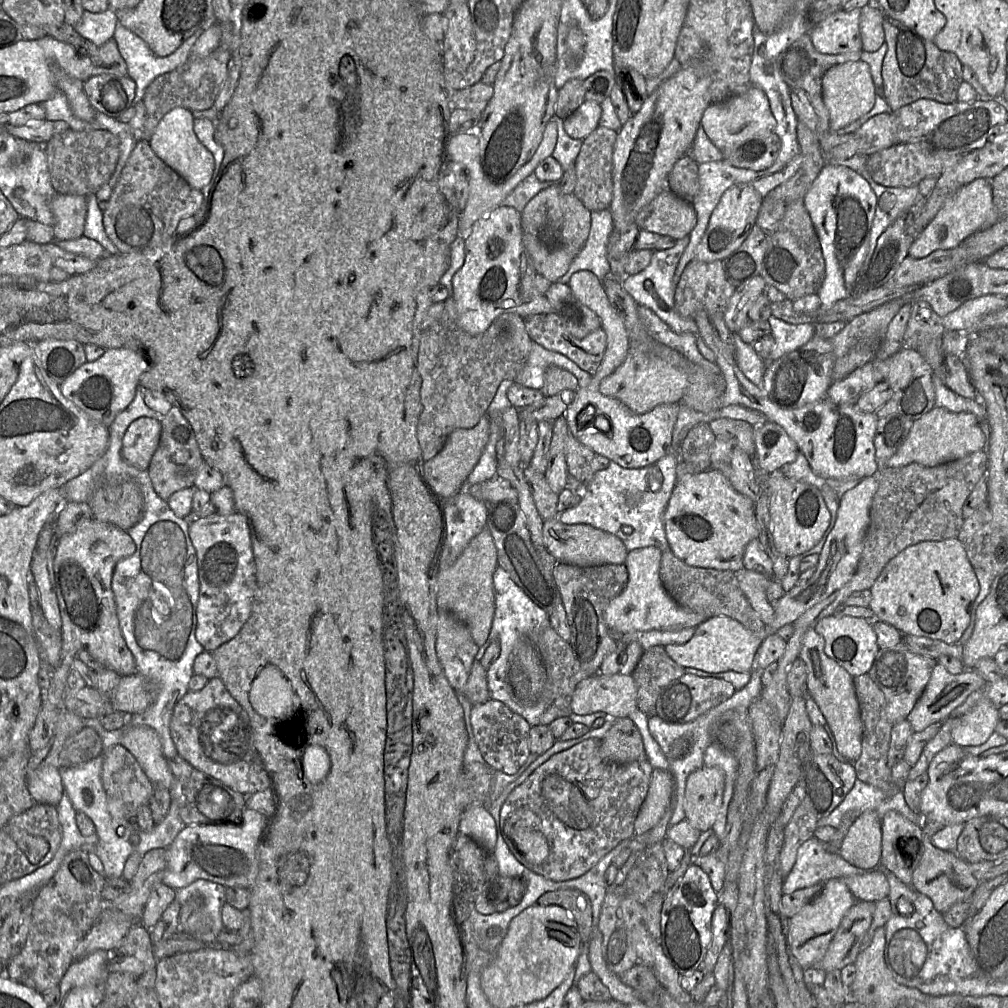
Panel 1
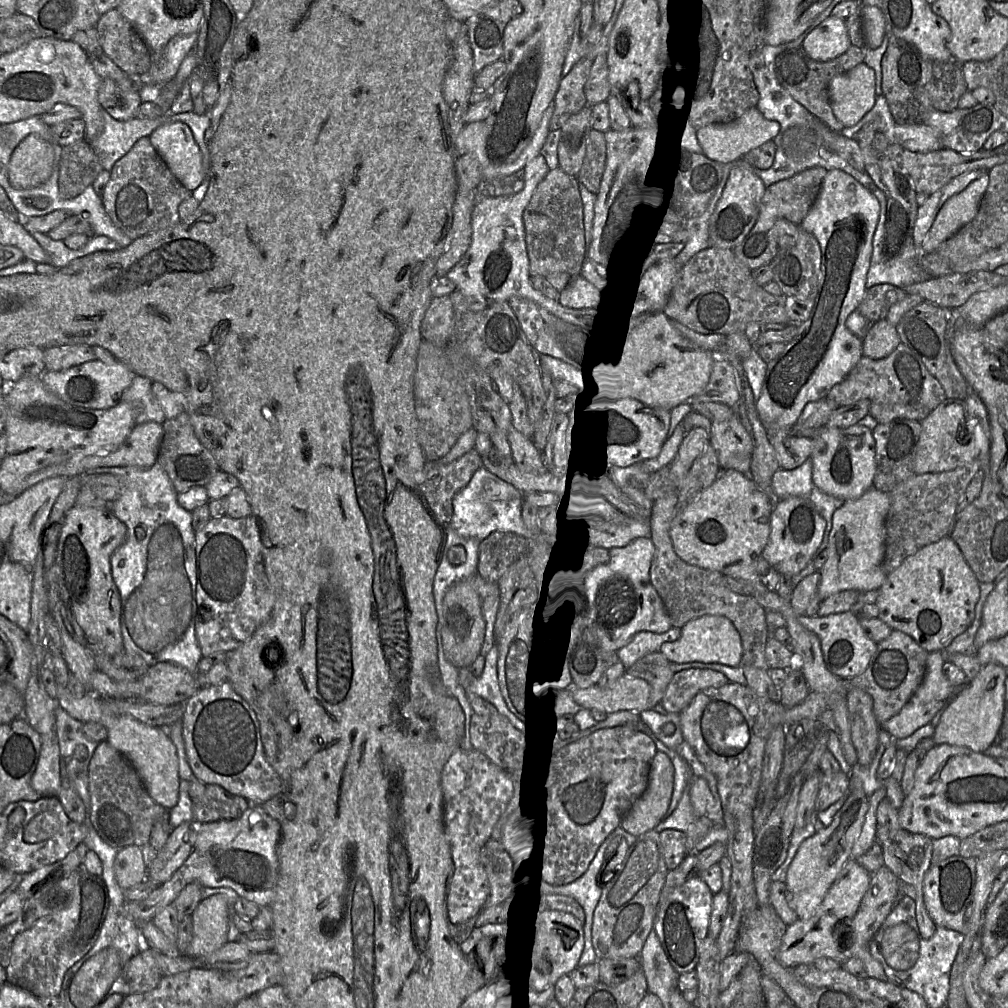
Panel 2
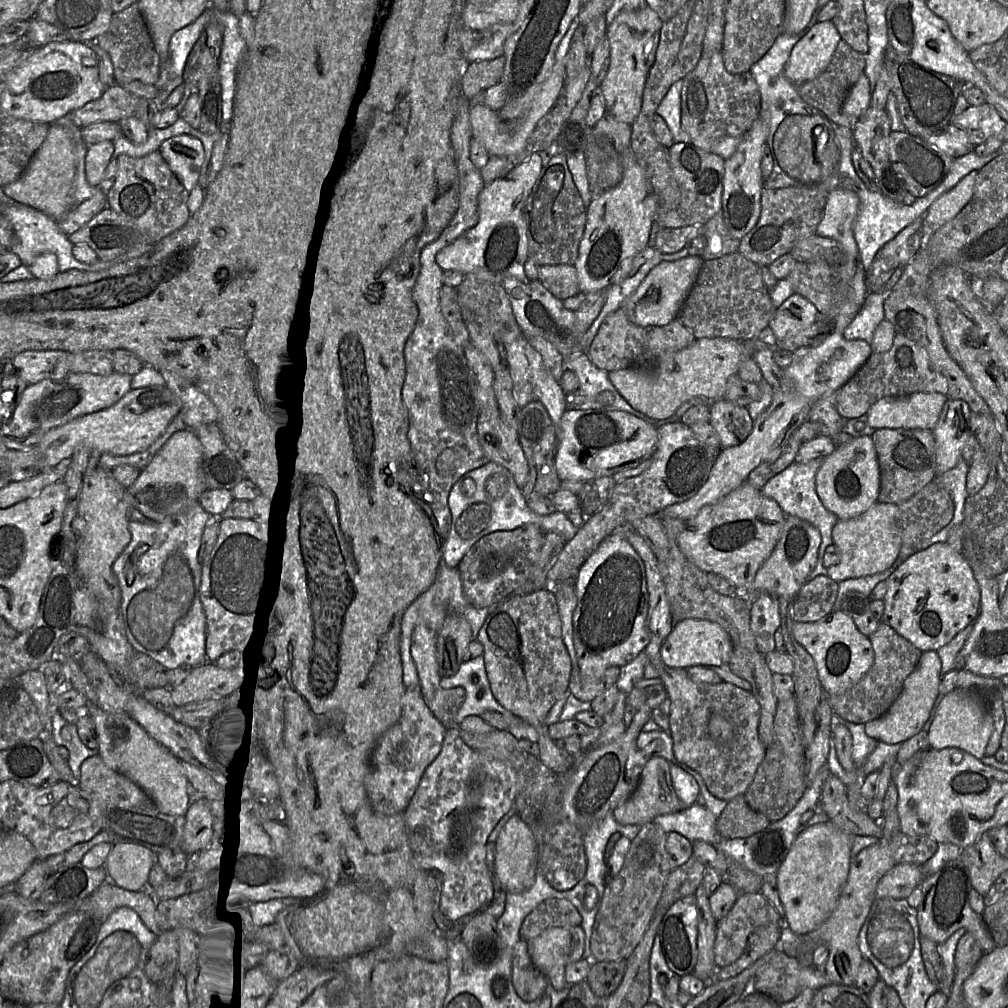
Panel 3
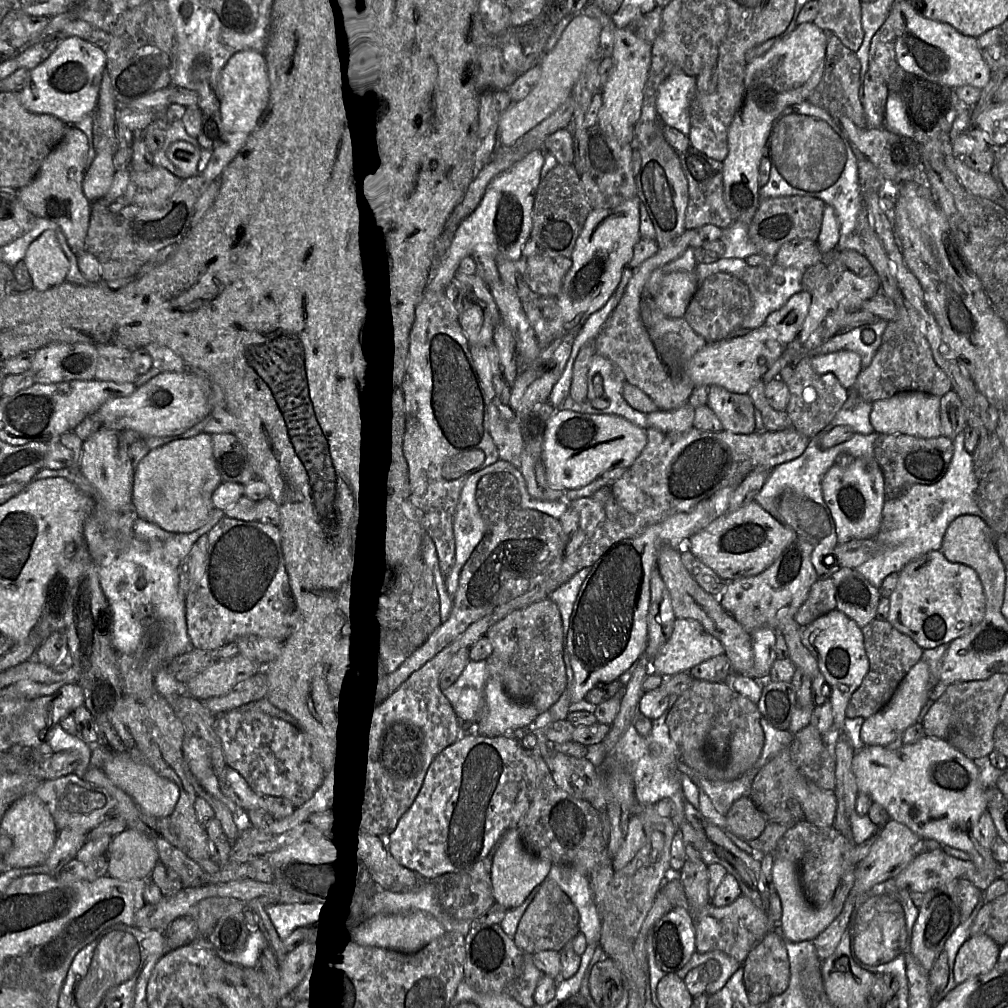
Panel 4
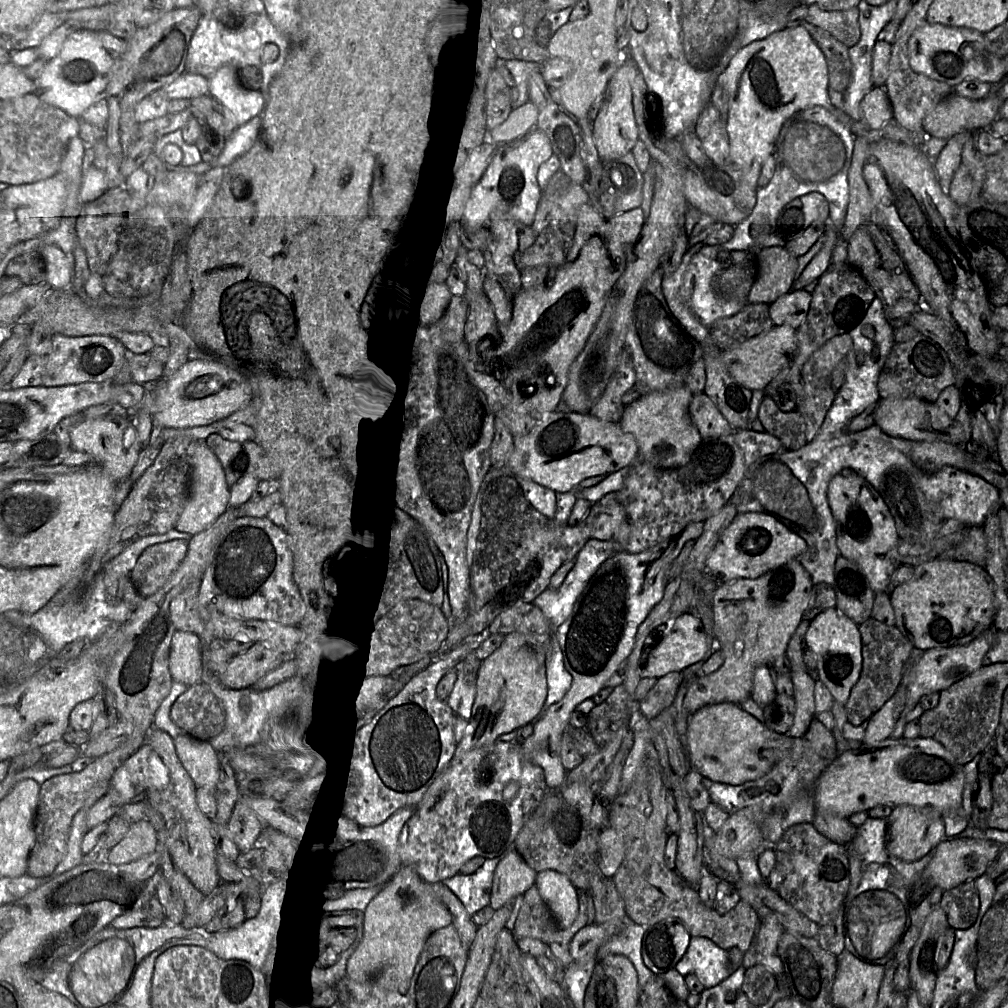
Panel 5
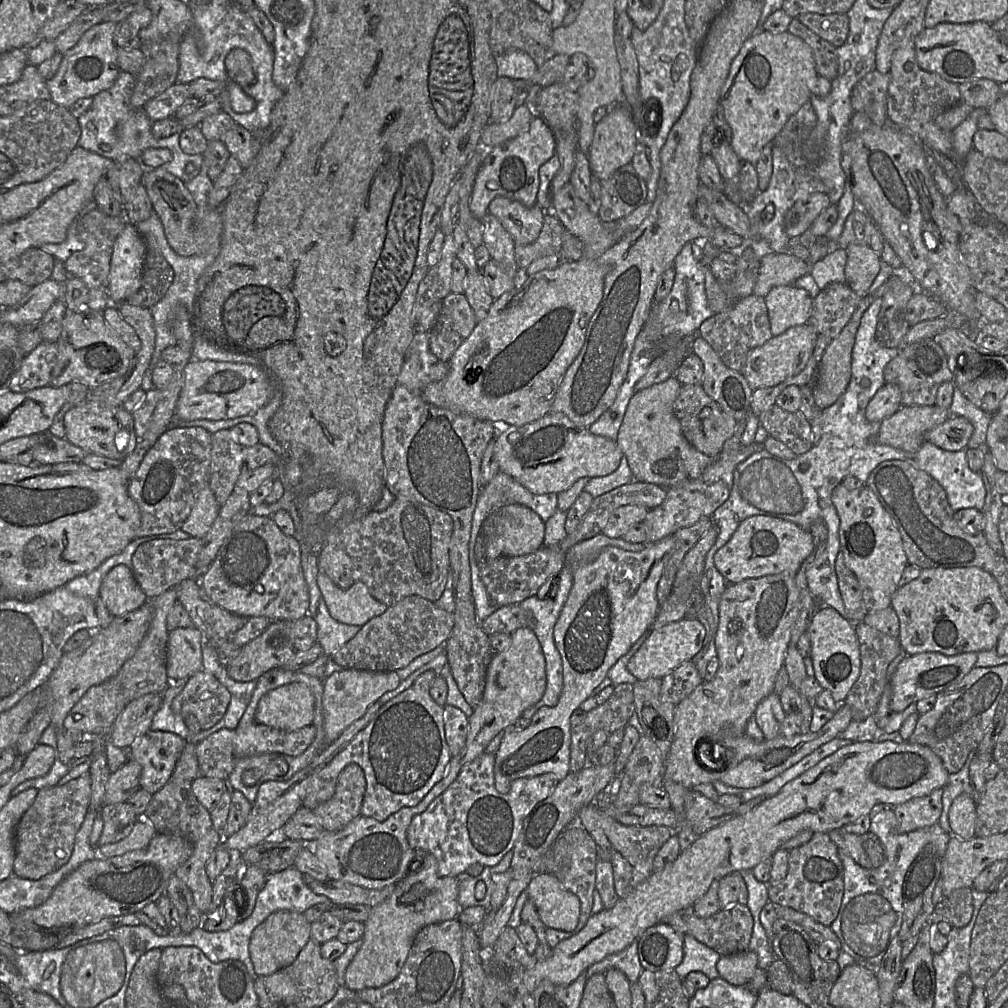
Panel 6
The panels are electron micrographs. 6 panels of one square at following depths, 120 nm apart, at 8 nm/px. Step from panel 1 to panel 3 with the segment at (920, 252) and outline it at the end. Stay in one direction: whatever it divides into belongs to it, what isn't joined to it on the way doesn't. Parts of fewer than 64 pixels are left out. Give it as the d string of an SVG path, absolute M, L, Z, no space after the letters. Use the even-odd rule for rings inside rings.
M978 171L970 172L925 211L922 245L970 202L974 194L977 175Z

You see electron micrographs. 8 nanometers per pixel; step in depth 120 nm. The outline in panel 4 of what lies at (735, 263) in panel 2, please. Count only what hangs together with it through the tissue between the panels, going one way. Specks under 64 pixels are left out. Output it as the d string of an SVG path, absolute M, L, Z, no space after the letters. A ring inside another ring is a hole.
M718 272L708 276L697 288L684 314L691 328L707 342L730 338L752 310L748 286L737 277Z

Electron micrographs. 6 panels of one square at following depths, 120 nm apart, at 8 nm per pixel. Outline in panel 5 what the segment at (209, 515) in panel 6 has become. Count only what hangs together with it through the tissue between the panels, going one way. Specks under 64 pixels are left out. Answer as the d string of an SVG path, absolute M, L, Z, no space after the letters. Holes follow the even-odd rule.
M193 440L190 443L186 461L190 467L189 497L175 529L193 536L206 530L229 508L230 491L221 463L205 441Z

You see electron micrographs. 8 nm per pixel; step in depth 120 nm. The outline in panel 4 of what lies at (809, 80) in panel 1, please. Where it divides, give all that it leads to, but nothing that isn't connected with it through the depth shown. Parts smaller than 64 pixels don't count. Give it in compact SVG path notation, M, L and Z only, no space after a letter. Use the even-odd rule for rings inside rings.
M825 31L827 39L825 69L817 87L809 95L807 101L825 110L832 117L847 116L857 127L868 128L860 98L861 63L856 53L847 48L833 32Z

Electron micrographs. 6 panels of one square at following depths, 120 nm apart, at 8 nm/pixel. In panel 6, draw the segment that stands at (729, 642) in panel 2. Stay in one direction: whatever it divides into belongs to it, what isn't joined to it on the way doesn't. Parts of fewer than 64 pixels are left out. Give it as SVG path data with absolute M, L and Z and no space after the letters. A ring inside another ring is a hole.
M683 618L660 627L653 627L637 652L627 663L628 671L637 680L663 678L683 662L692 660L703 645L705 628L697 618Z

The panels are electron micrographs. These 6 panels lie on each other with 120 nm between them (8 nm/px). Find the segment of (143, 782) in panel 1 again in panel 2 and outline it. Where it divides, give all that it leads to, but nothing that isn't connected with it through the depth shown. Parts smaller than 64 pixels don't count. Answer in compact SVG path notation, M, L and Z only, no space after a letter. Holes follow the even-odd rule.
M107 741L98 745L90 761L89 793L91 823L108 844L118 849L149 844L153 825L170 812L149 795L133 764Z

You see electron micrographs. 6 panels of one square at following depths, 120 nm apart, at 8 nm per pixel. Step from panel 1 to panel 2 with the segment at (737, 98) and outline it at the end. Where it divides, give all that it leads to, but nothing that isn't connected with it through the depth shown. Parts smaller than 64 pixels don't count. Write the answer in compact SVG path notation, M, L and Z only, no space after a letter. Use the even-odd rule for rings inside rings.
M752 107L731 122L712 123L698 128L697 138L708 158L719 163L731 163L739 161L763 143L773 140L778 132L778 122L766 119L757 107Z

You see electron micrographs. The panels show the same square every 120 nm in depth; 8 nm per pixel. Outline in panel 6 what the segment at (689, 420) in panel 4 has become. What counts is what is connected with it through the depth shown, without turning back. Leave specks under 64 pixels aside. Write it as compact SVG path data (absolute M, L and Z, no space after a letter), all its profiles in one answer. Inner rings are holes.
M672 376L633 394L627 406L616 440L635 477L645 483L670 488L698 478L712 458L694 448L684 437L674 403L682 384Z

